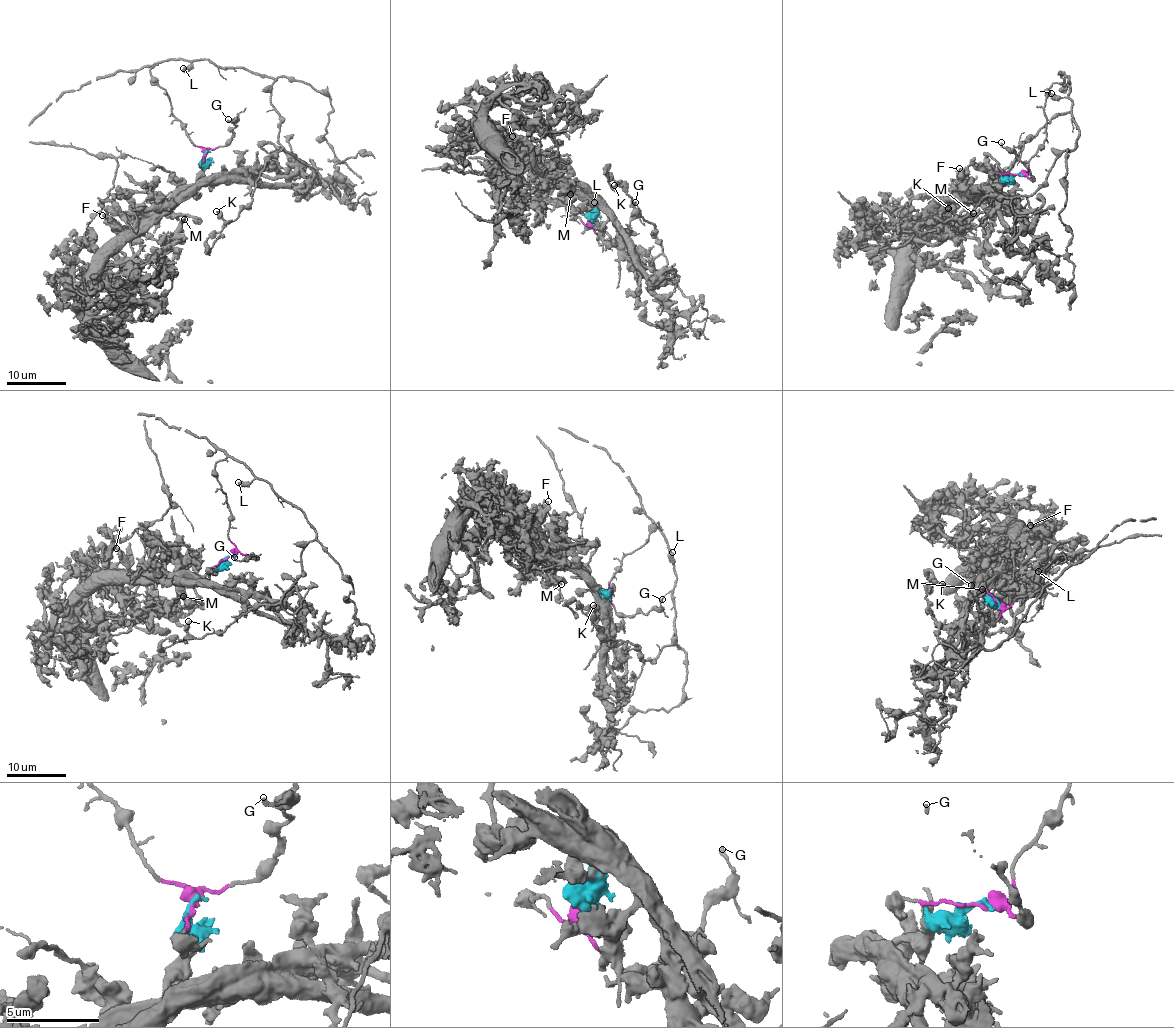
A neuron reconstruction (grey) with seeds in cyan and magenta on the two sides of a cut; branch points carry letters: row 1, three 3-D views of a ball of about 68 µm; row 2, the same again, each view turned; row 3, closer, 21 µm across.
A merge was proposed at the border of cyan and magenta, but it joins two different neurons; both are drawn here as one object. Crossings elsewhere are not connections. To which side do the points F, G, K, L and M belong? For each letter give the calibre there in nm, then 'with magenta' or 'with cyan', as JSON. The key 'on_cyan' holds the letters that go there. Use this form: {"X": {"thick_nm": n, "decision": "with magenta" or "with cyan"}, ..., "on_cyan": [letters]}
{"F": {"thick_nm": 400, "decision": "with cyan"}, "G": {"thick_nm": 190, "decision": "with magenta"}, "K": {"thick_nm": 320, "decision": "with magenta"}, "L": {"thick_nm": 500, "decision": "with magenta"}, "M": {"thick_nm": 200, "decision": "with cyan"}, "on_cyan": ["F", "M"]}

